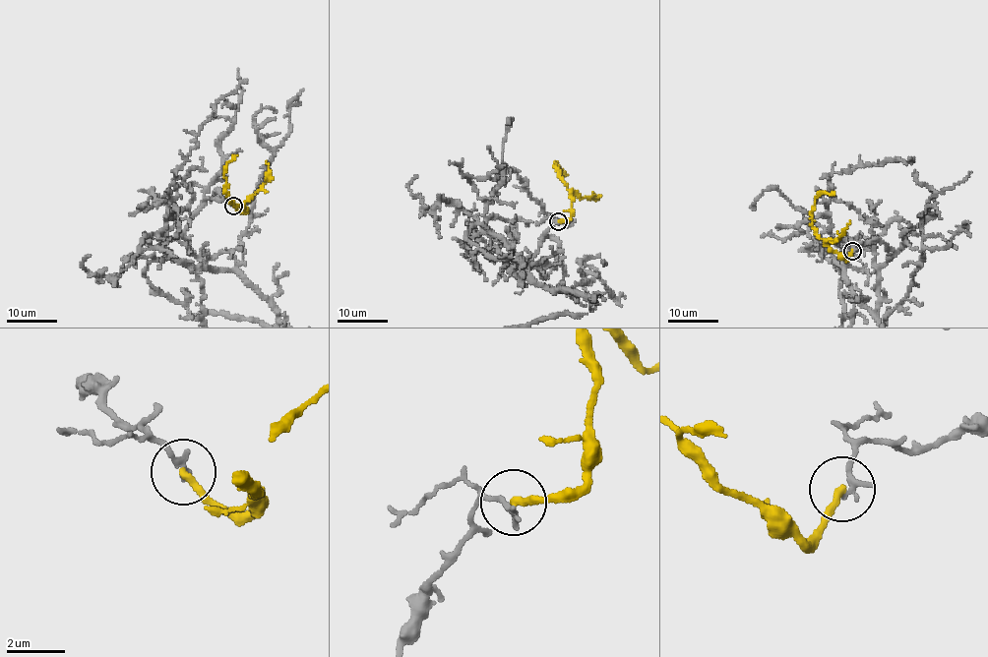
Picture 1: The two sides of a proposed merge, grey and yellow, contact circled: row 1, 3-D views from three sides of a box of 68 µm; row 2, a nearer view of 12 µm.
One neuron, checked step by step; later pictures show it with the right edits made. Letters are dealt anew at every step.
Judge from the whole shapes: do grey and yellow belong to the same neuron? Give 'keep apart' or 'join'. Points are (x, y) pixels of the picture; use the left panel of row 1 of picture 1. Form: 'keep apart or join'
keep apart

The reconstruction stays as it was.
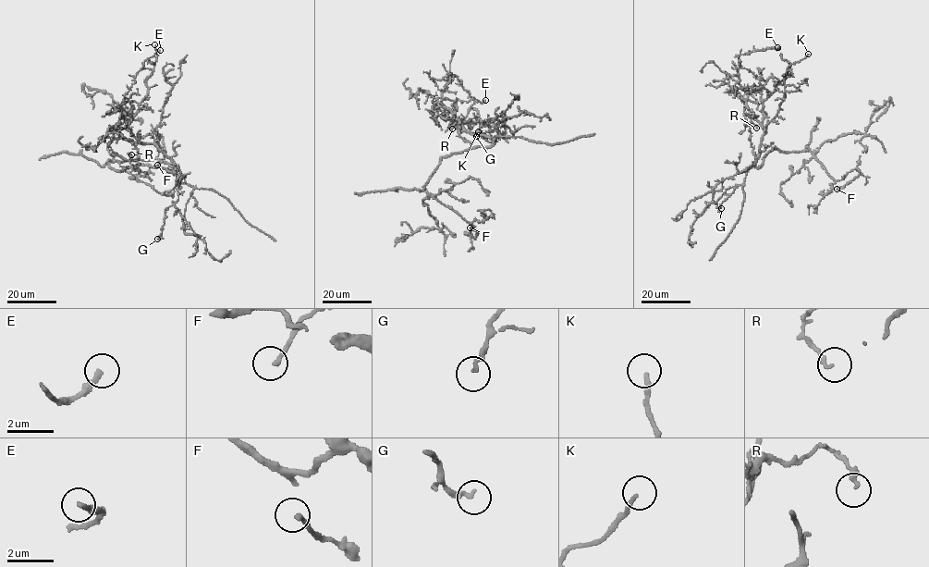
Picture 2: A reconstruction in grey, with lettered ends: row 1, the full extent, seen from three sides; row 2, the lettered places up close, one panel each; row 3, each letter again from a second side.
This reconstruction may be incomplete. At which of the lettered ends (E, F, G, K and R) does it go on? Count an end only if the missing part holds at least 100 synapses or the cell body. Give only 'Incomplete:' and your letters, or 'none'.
Incomplete: none

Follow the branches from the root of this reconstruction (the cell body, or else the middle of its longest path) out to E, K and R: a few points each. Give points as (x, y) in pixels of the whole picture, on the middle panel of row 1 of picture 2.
E: (471, 149), (489, 146), (495, 138), (467, 132), (441, 104), (441, 94), (455, 75), (470, 96), (485, 100)
K: (471, 149), (489, 146), (495, 138), (468, 133), (451, 120), (470, 119), (470, 129), (477, 120), (478, 131)
R: (471, 149), (489, 146), (495, 138), (469, 133), (450, 110), (434, 103), (433, 110), (452, 118), (452, 129)

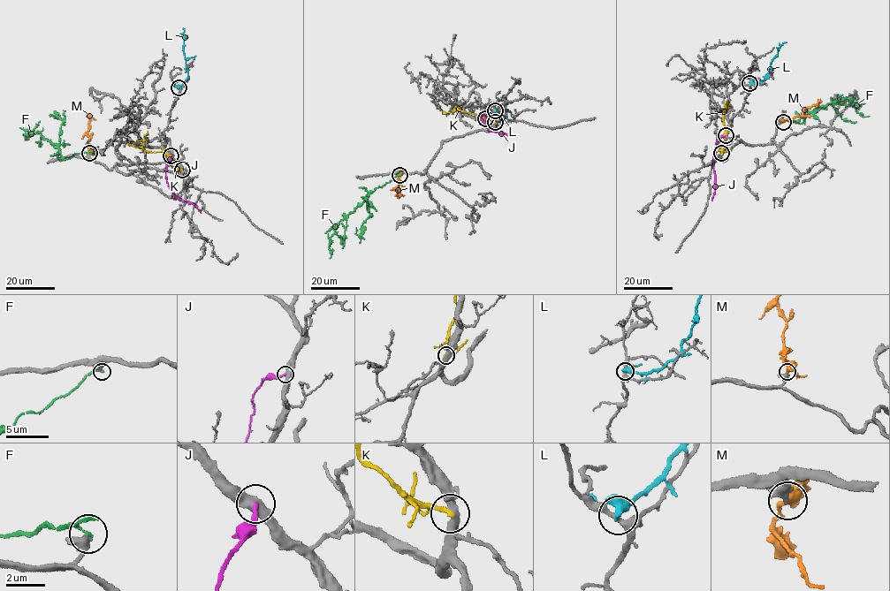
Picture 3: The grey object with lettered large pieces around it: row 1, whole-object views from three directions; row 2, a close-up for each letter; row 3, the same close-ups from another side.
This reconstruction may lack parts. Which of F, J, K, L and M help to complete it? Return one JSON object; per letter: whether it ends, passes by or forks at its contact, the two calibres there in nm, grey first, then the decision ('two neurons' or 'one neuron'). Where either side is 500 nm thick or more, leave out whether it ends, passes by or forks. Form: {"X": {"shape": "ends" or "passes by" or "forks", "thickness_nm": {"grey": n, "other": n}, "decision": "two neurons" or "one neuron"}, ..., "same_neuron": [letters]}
{"F": {"shape": "passes by", "thickness_nm": {"grey": 400, "other": 130}, "decision": "two neurons"}, "J": {"shape": "ends", "thickness_nm": {"grey": 480, "other": 200}, "decision": "two neurons"}, "K": {"shape": "ends", "thickness_nm": {"grey": 480, "other": 240}, "decision": "two neurons"}, "L": {"shape": "passes by", "thickness_nm": {"grey": 320, "other": 360}, "decision": "two neurons"}, "M": {"shape": "passes by", "thickness_nm": {"grey": 260, "other": 400}, "decision": "one neuron"}, "same_neuron": ["M"]}

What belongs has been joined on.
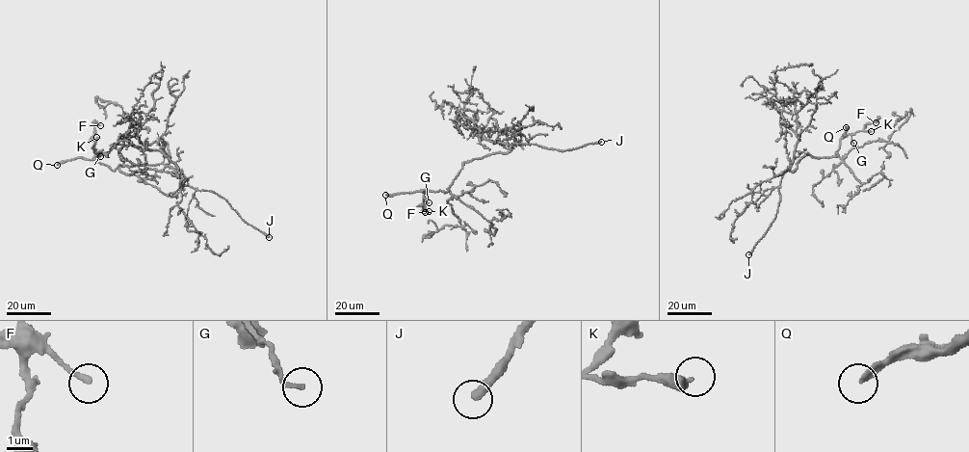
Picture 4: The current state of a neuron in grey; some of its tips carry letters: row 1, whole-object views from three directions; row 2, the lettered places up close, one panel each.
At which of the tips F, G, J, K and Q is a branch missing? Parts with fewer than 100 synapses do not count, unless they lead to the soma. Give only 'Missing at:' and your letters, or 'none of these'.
Missing at: J, Q

